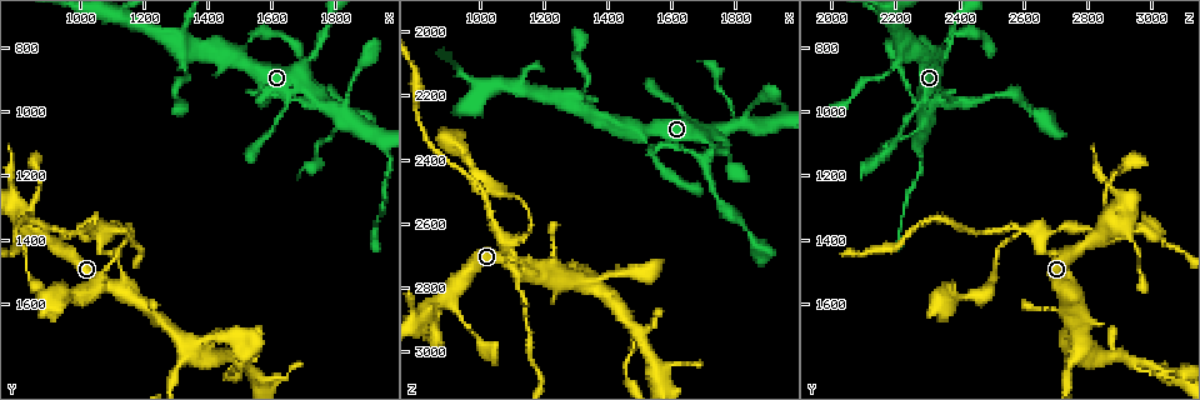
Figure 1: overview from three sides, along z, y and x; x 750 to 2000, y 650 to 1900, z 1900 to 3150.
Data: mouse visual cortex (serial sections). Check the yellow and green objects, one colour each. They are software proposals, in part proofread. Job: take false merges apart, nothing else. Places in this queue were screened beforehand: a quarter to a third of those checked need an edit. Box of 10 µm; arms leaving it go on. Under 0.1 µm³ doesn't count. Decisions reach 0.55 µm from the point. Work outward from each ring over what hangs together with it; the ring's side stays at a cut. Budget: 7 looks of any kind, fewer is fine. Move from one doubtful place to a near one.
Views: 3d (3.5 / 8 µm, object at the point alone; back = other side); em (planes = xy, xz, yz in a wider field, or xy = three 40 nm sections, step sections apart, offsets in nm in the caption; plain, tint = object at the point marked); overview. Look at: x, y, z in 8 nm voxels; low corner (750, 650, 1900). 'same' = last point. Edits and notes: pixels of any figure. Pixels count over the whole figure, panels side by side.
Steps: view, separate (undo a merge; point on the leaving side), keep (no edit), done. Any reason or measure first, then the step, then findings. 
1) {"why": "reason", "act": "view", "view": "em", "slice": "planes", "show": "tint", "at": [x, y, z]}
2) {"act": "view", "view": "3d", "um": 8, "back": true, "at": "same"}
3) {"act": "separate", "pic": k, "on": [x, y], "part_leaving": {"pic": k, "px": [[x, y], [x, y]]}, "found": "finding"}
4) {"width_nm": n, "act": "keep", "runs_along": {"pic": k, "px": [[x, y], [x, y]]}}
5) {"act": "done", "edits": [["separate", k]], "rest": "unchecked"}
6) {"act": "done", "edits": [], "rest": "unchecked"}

{"why": "two arms in line, one across", "act": "view", "view": "3d", "um": 3.5, "at": [1740, 940, 2310]}

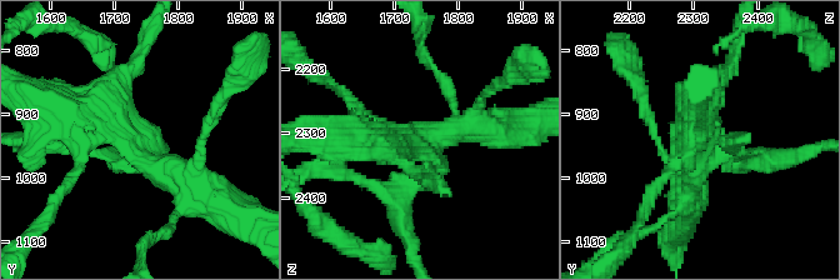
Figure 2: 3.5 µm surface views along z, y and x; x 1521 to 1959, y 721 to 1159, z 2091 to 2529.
{"arms": 3, "arm_widths_nm": [200, 350, 400], "why": "shape alone is not enough", "act": "view", "view": "em", "slice": "xy", "step": 5, "show": "tint", "at": [1740, 945, 2315]}

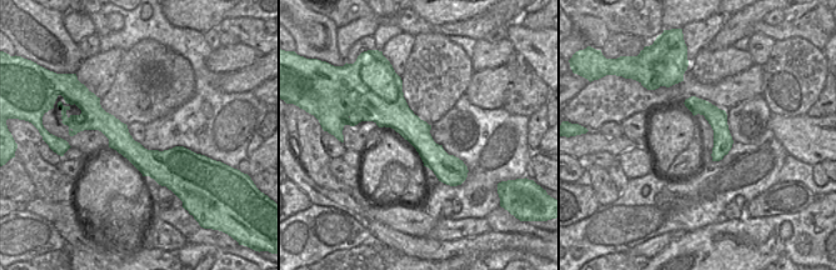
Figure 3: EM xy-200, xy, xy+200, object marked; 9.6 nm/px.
{"act": "separate", "pic": 2, "on": [780, 163], "found": "two cells meet here"}

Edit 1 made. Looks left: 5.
{"why": "see it whole again", "act": "view", "view": "overview"}

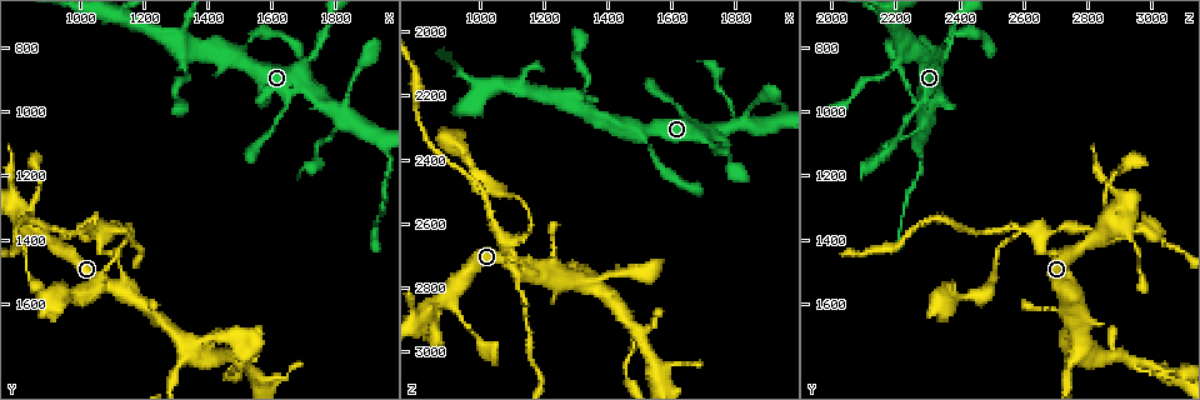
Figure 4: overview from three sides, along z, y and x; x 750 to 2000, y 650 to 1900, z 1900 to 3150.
{"why": "looks like a crossing", "act": "view", "view": "3d", "um": 3.5, "at": [1370, 1710, 2780]}

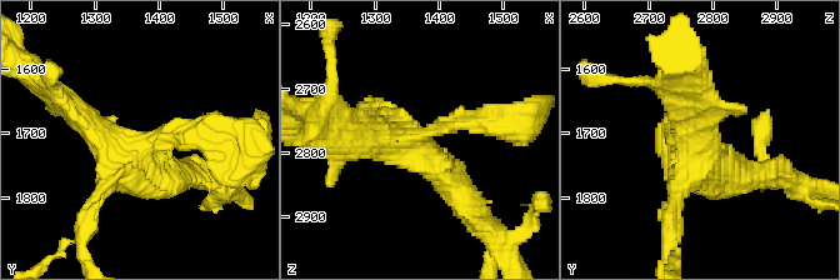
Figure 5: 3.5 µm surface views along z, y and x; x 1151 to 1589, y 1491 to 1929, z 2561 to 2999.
{"why": "now the EM", "act": "view", "view": "em", "slice": "planes", "show": "tint", "at": [1370, 1725, 2770]}

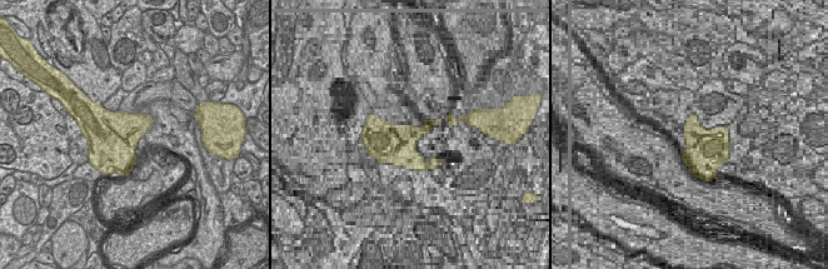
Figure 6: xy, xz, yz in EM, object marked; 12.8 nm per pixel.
{"act": "keep", "runs_along": {"pic": 5, "px": [[64, 100], [125, 161], [186, 174]]}, "found": "one cell here"}

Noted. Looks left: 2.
{"why": "thick turns thin", "act": "view", "view": "3d", "um": 3.5, "back": true, "at": [1510, 1790, 2950]}

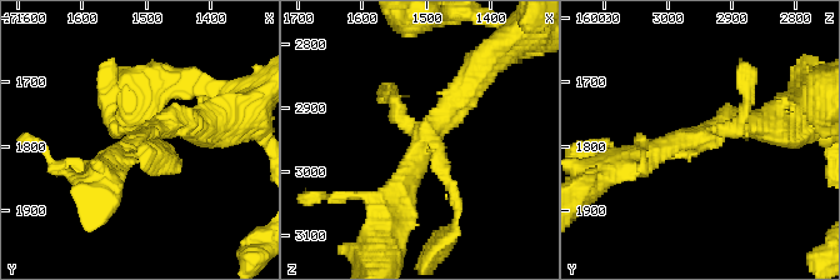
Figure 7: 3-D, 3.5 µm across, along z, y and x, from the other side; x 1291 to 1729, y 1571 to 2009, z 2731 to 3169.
{"act": "keep", "runs_along": {"pic": 7, "px": [[478, 74], [424, 135], [394, 201]]}, "found": "continuous, no second cell"}

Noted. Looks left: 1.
{"act": "done", "edits": [["separate", 2]], "rest": "unchecked"}

